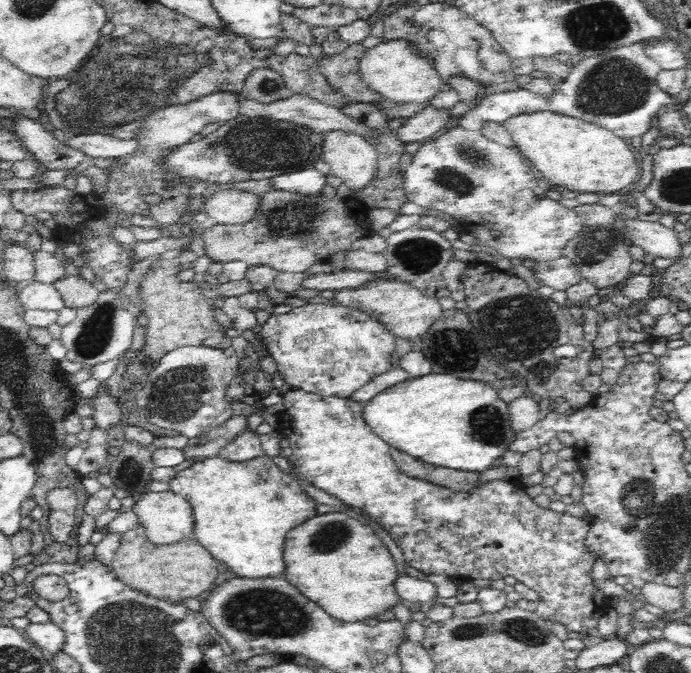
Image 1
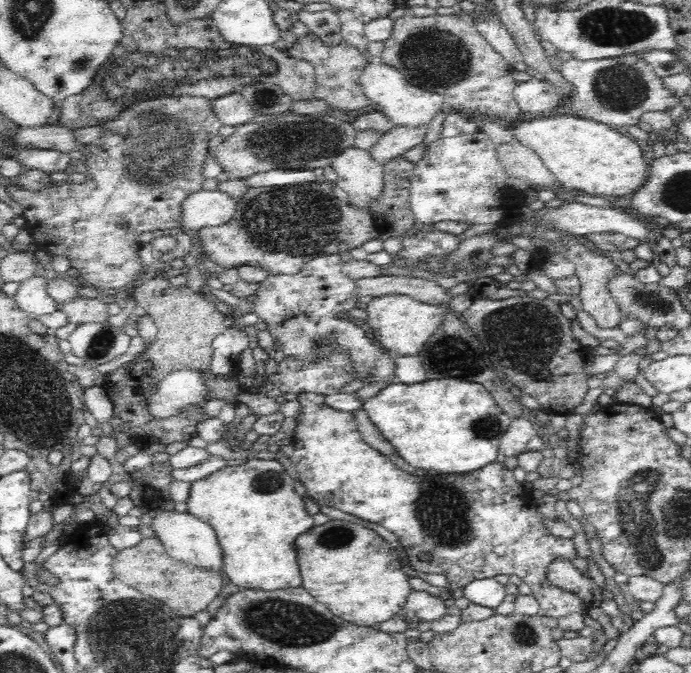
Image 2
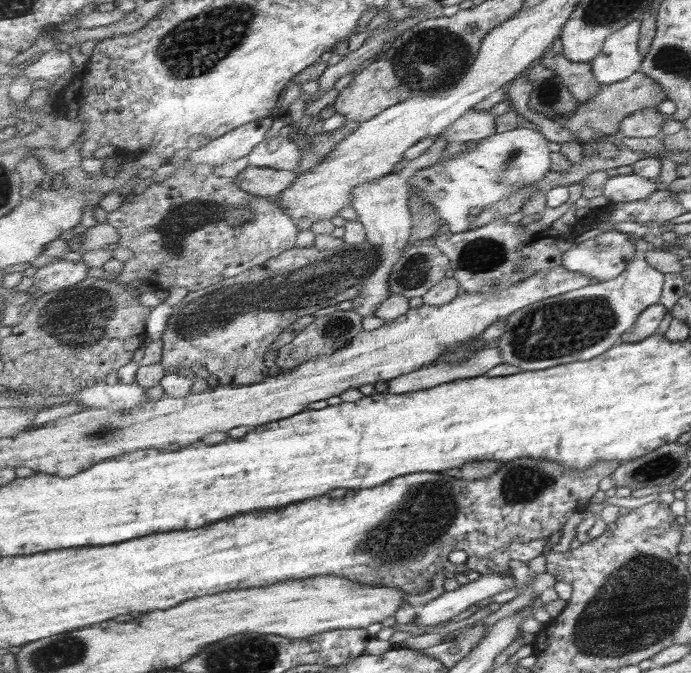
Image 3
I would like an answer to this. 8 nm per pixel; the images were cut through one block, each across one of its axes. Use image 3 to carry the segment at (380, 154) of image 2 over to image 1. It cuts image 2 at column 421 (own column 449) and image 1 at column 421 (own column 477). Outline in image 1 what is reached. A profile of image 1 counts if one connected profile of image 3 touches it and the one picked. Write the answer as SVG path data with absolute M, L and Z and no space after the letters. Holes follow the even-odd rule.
M428 105L422 111L408 118L398 128L398 138L404 144L408 144L408 142L422 143L433 134L436 134L438 130L442 130L450 119L449 110L437 110L431 105Z

